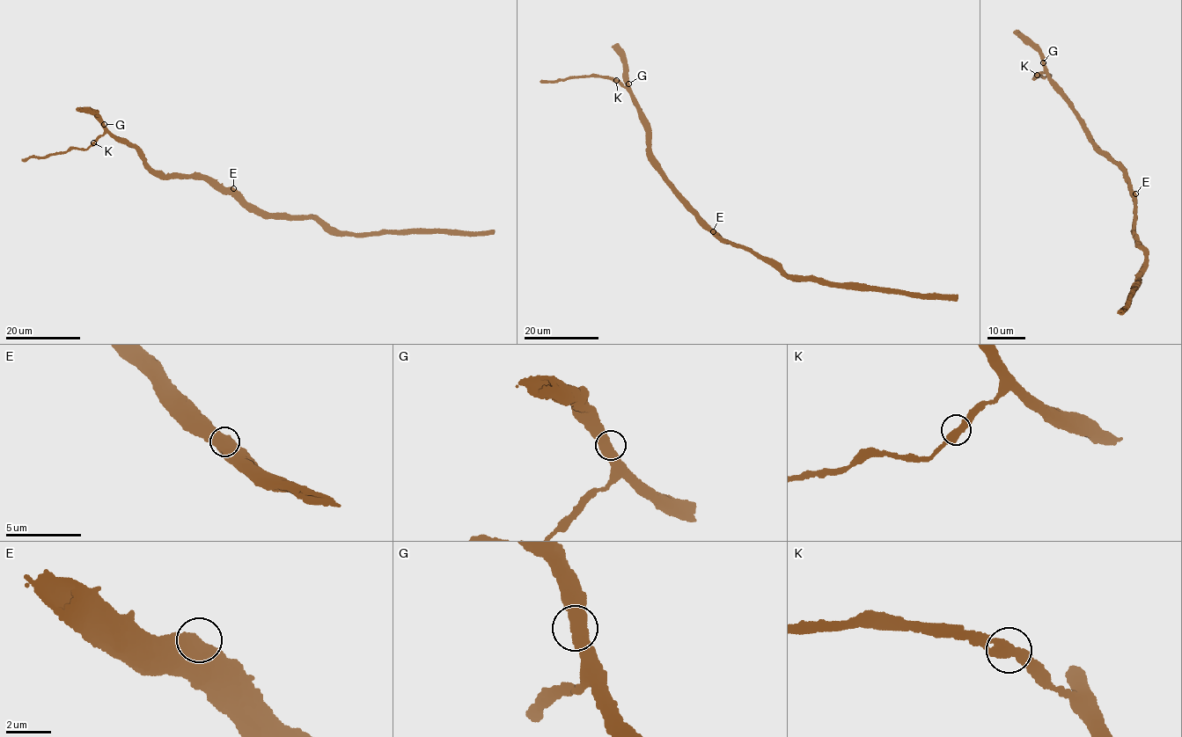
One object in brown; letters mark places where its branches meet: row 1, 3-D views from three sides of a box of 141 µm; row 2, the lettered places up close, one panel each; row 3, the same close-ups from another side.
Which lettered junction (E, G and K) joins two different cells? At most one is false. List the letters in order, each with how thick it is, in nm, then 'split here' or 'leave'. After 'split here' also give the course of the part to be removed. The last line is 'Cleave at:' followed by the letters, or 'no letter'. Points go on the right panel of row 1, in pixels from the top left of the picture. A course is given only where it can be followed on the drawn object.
E: 650 nm | leave
G: 480 nm | leave
K: 500 nm | leave
Cleave at: no letter

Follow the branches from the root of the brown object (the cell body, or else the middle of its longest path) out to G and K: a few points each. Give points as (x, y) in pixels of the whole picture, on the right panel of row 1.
G: (1133, 199), (1121, 169), (1101, 154), (1090, 140), (1083, 124), (1061, 96), (1043, 62)
K: (1133, 199), (1121, 169), (1101, 154), (1053, 82), (1045, 71), (1036, 75)

